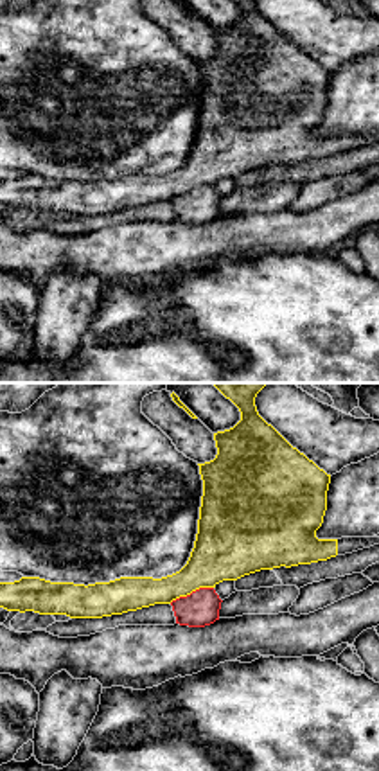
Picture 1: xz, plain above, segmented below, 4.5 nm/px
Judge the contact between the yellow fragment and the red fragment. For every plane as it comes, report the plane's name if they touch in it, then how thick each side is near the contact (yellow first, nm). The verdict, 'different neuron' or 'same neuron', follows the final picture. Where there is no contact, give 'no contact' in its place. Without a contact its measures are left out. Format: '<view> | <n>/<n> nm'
xz | 280/160 nm

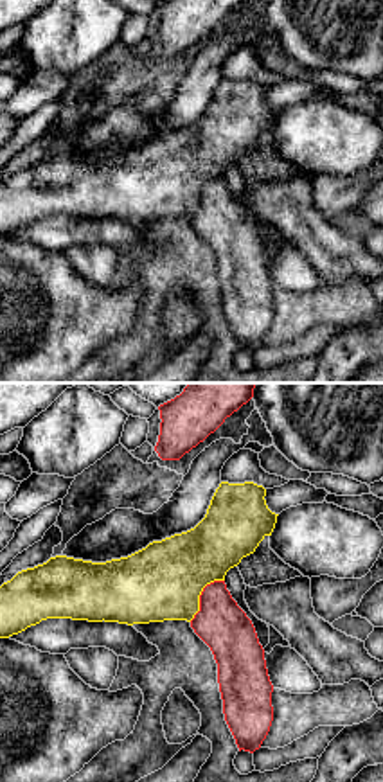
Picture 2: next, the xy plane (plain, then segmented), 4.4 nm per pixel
xy | 340/220 nm

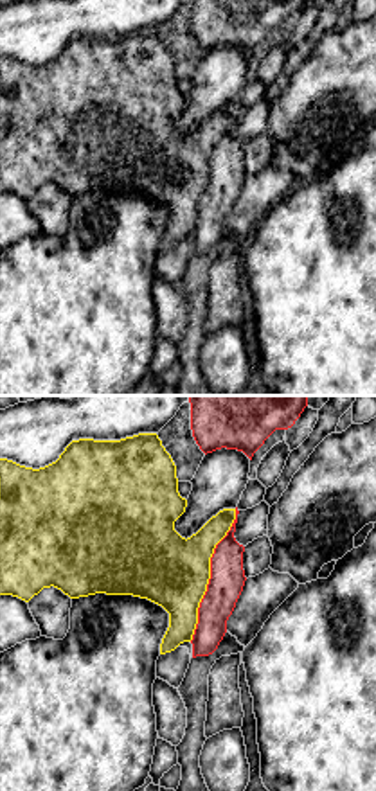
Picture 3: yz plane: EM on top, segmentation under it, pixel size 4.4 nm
yz | 320/160 nm

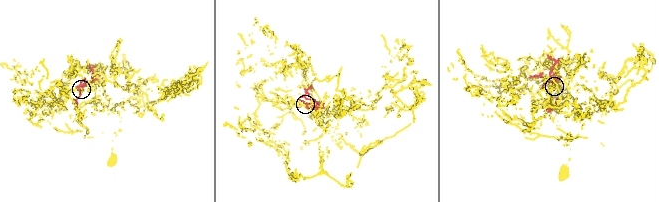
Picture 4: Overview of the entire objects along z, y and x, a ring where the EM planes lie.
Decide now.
different neuron

